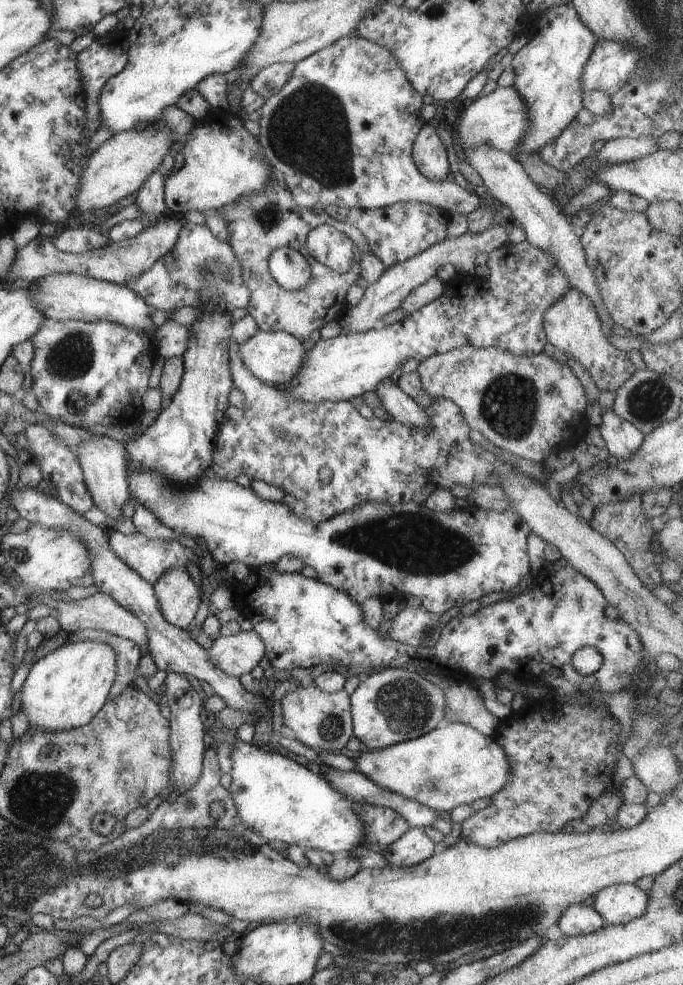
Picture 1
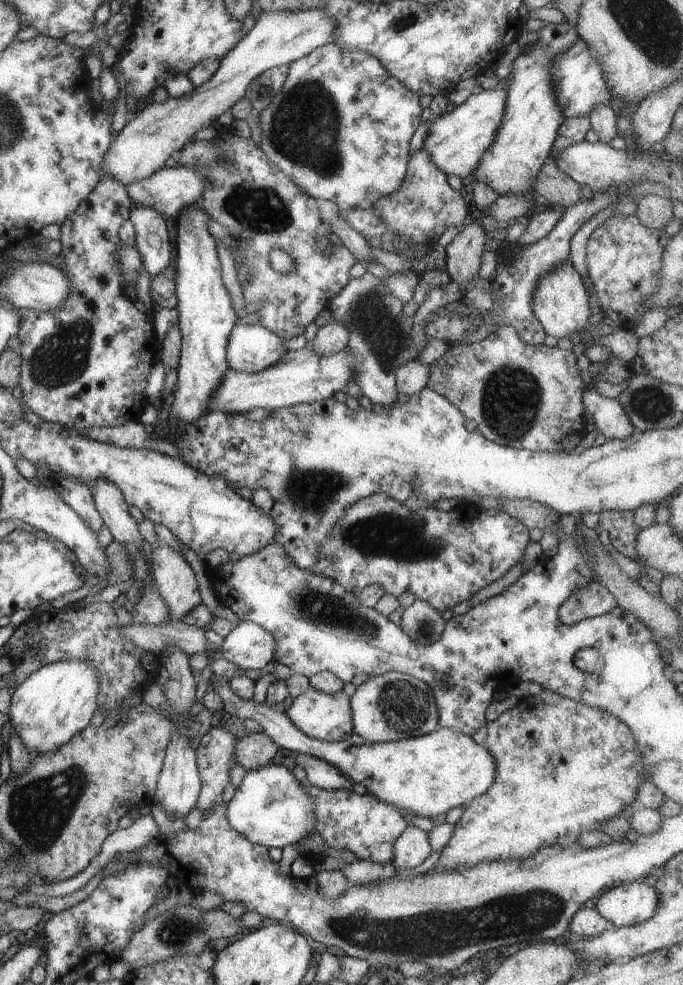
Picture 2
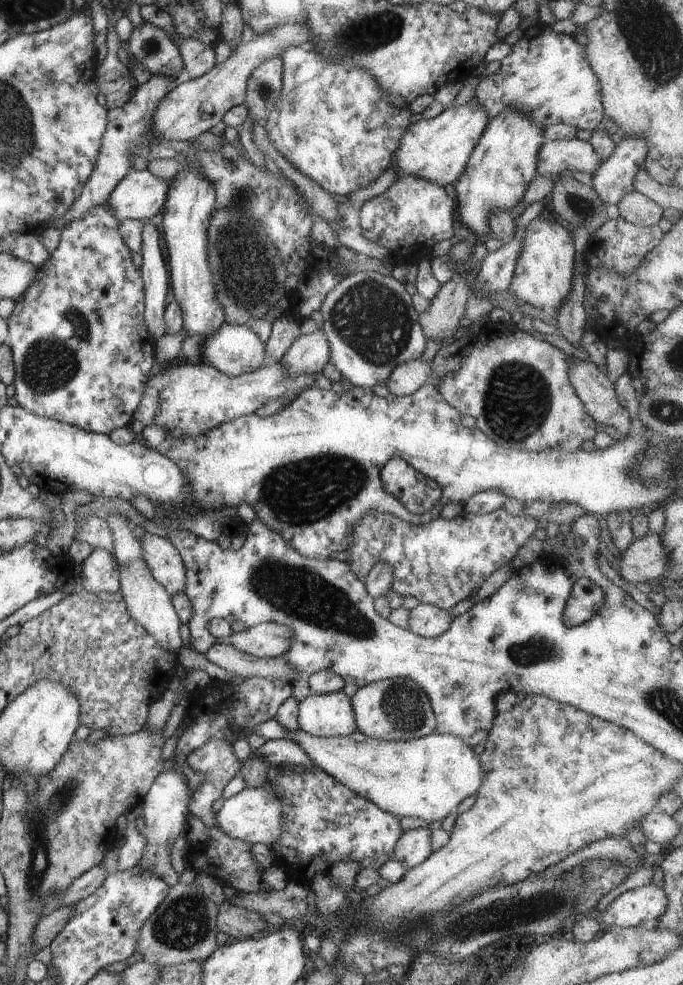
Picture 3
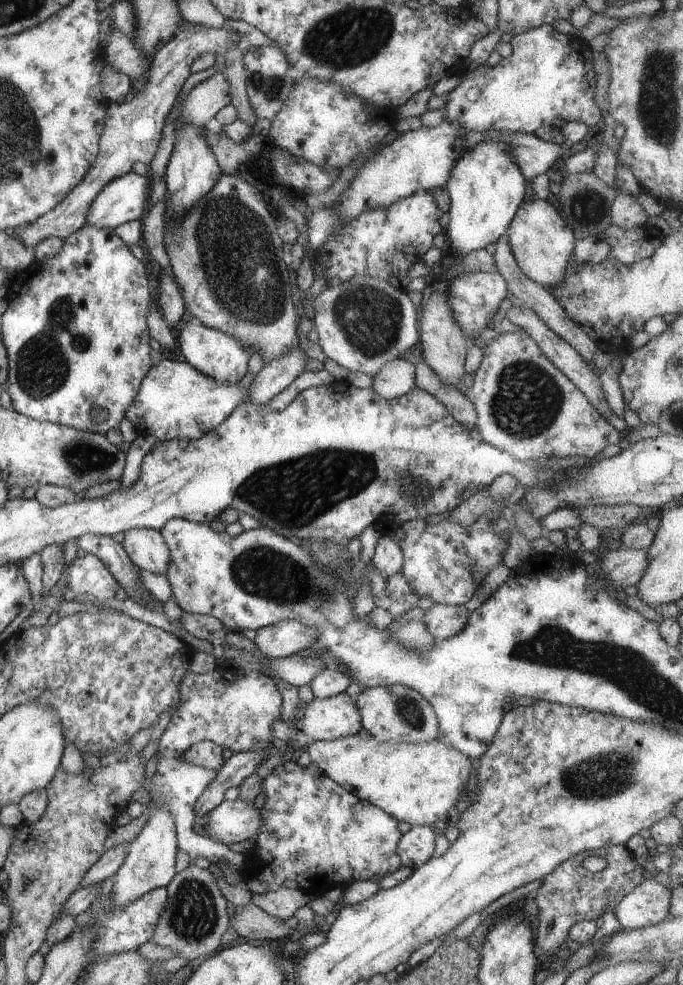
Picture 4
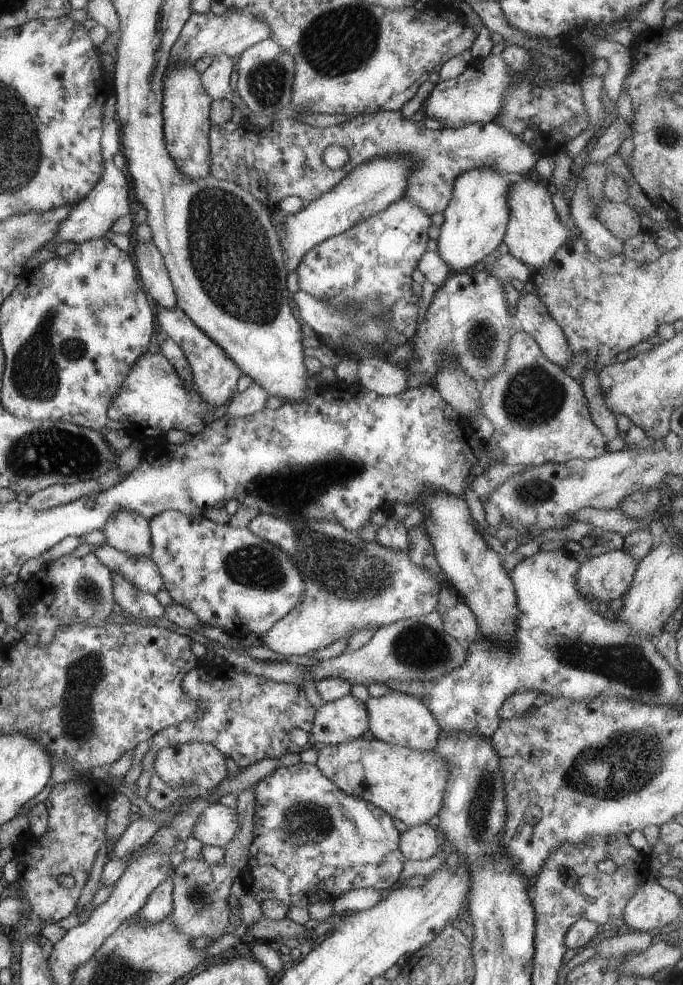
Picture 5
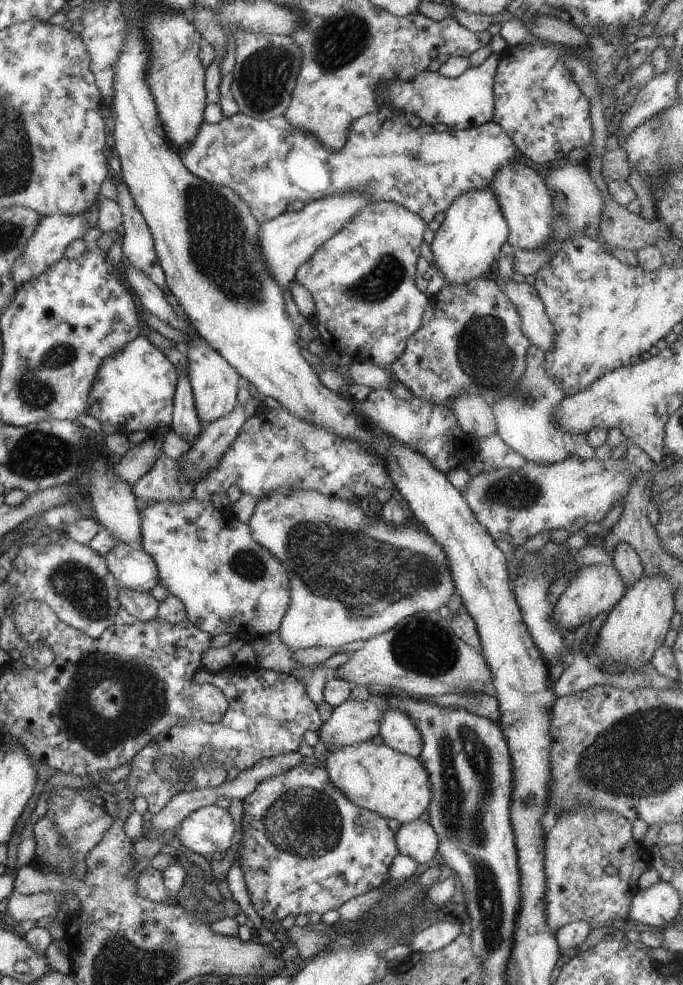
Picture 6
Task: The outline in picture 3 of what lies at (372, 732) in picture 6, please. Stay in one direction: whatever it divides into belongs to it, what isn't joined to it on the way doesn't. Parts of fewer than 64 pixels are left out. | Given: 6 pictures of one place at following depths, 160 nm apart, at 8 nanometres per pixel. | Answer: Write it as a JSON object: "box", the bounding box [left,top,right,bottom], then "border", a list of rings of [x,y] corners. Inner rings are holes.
{"box":[297,691,357,737],"border":[[[341,691],[304,698],[297,720],[300,731],[316,737],[348,736],[357,729],[351,699]]]}

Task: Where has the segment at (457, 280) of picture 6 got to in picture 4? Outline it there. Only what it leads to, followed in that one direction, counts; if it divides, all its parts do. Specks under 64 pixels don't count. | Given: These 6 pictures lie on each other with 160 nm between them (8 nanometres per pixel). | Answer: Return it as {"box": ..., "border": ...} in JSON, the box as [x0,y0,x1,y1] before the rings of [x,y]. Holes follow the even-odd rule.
{"box":[444,141,530,257],"border":[[[484,141],[478,143],[474,149],[464,151],[460,160],[452,167],[450,178],[444,187],[450,197],[449,222],[444,234],[451,247],[456,250],[456,257],[485,249],[488,244],[495,244],[504,236],[518,207],[530,195],[530,181],[522,176],[518,165],[510,156],[509,147],[501,141]]]}

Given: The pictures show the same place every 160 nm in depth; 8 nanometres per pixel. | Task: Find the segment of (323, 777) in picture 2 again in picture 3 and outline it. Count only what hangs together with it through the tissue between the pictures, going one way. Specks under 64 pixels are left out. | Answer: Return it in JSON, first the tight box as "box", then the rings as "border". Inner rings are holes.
{"box":[254,738,316,770],"border":[[[292,738],[266,741],[264,746],[260,746],[254,752],[255,754],[260,754],[268,764],[277,768],[285,764],[290,764],[293,767],[302,765],[305,770],[316,768],[316,764],[310,760]]]}

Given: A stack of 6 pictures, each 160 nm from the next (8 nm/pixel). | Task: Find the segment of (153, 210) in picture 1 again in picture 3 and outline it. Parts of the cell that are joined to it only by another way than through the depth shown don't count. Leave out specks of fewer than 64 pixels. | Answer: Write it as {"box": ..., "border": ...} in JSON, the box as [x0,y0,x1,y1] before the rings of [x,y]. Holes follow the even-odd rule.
{"box":[140,221,170,341],"border":[[[150,221],[144,222],[142,230],[142,266],[140,273],[144,284],[143,318],[151,340],[158,341],[166,335],[164,312],[170,297],[170,276],[160,246],[160,232]]]}

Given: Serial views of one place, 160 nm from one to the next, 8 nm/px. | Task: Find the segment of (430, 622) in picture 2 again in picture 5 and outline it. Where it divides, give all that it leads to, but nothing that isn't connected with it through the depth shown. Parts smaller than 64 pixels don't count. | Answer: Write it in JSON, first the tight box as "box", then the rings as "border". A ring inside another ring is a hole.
{"box":[442,598,479,649],"border":[[[462,598],[458,599],[456,606],[448,608],[442,614],[442,622],[444,622],[444,632],[452,636],[464,649],[472,642],[476,642],[476,638],[479,636],[474,614]]]}

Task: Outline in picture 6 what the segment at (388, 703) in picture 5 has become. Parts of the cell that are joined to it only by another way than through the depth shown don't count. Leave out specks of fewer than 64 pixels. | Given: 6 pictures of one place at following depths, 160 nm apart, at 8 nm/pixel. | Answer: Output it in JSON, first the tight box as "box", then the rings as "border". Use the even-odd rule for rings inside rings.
{"box":[369,696,423,759],"border":[[[371,696],[369,700],[383,710],[379,734],[384,744],[402,754],[418,759],[423,743],[421,734],[414,726],[414,721],[405,712],[388,707],[378,696]]]}

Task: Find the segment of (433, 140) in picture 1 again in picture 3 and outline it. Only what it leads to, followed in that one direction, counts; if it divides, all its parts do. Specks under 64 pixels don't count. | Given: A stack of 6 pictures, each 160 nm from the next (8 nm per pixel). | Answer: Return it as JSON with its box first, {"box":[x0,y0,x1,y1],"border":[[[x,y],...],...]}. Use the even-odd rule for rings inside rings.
{"box":[359,174,457,264],"border":[[[404,174],[399,177],[383,194],[368,200],[360,208],[359,224],[362,235],[370,242],[376,242],[380,246],[390,248],[392,255],[397,256],[400,262],[418,264],[426,256],[432,256],[433,247],[442,240],[450,239],[457,230],[457,199],[448,195],[445,188],[428,182],[424,178]]]}

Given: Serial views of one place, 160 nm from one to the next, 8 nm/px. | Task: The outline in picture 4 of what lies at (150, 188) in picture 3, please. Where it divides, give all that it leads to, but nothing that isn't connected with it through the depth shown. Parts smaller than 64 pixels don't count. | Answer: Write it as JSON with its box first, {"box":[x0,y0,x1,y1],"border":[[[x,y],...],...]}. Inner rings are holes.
{"box":[85,171,152,229],"border":[[[130,171],[111,180],[91,202],[85,225],[113,229],[122,223],[142,219],[150,201],[148,184],[152,182],[147,179],[145,175]]]}

